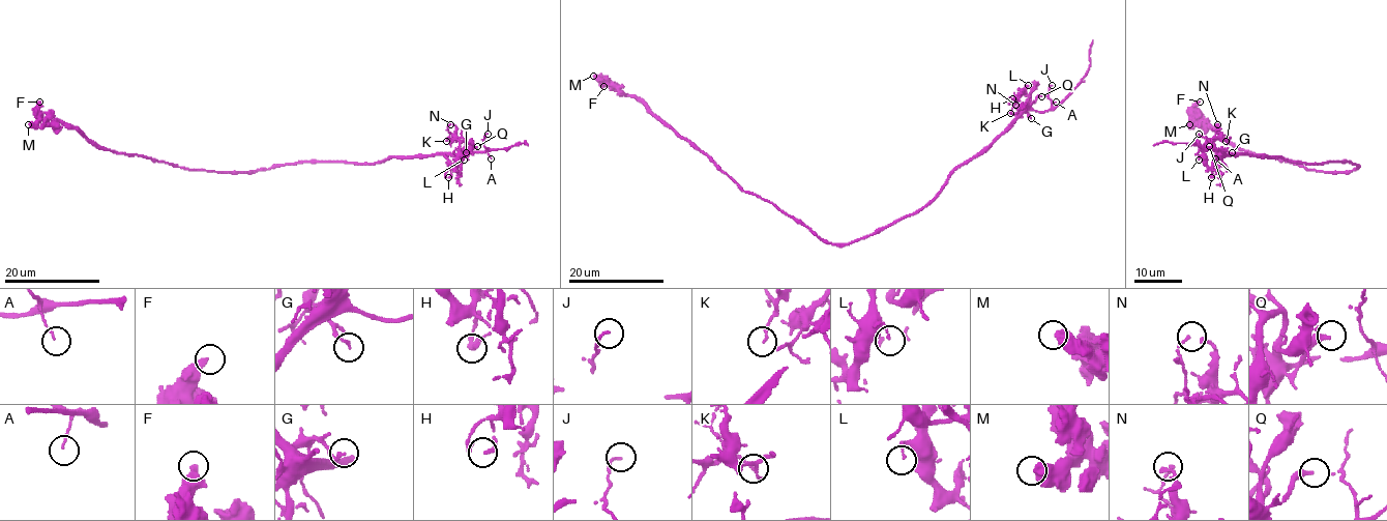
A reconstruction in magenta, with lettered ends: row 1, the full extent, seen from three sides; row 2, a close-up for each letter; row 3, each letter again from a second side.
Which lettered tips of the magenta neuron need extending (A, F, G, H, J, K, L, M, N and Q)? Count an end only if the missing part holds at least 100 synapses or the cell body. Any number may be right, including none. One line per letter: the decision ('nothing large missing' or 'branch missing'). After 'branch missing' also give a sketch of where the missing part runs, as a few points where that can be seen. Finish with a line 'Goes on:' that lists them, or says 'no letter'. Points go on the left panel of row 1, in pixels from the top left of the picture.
A: nothing large missing
F: nothing large missing
G: nothing large missing
H: nothing large missing
J: nothing large missing
K: nothing large missing
L: nothing large missing
M: nothing large missing
N: nothing large missing
Q: nothing large missing
Goes on: no letter

